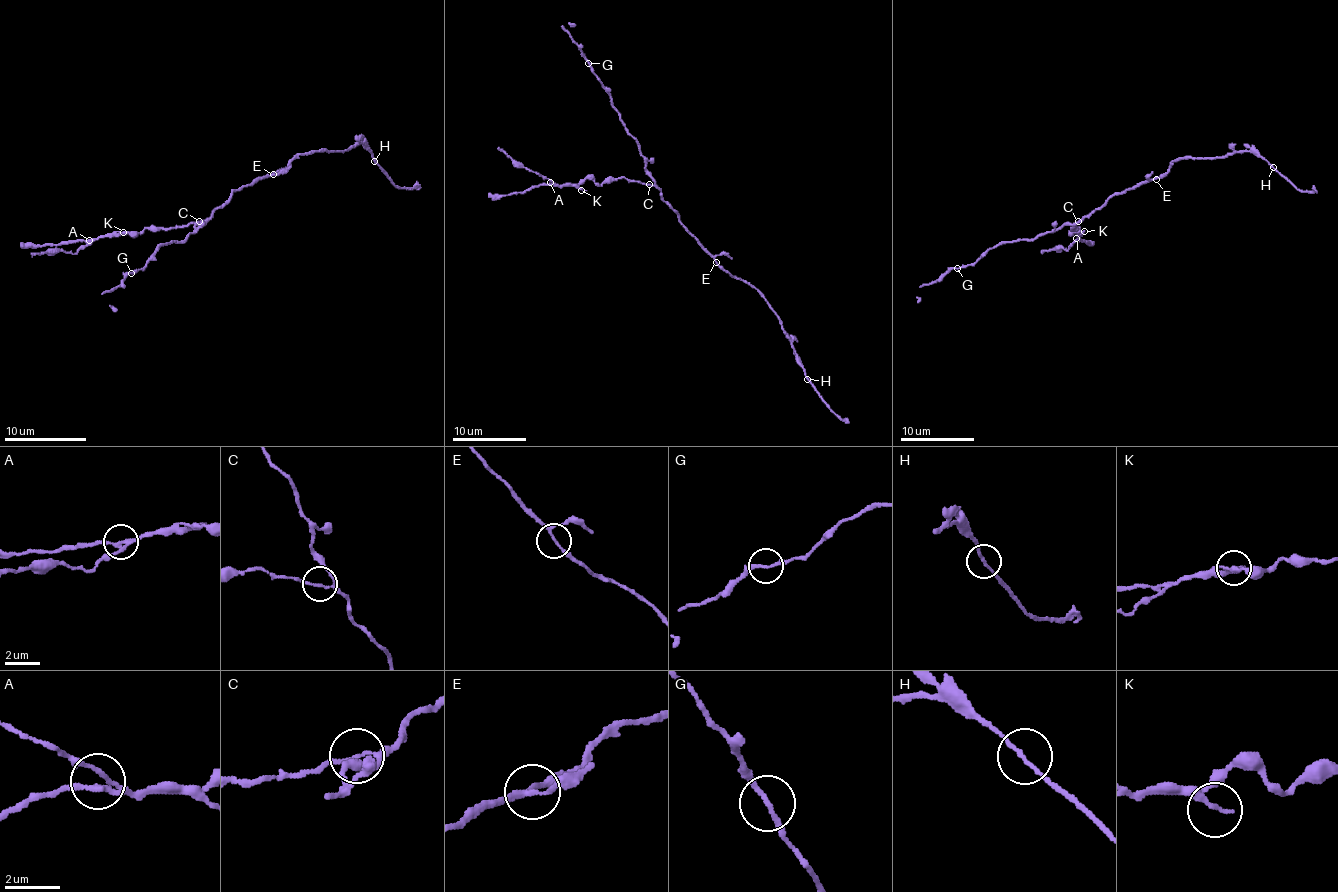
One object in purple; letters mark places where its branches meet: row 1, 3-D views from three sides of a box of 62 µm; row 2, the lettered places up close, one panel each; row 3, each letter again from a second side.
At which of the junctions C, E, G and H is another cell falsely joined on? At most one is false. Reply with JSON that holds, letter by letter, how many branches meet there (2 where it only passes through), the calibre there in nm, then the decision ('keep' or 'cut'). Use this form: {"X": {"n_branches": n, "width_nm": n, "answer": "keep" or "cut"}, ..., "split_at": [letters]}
{"C": {"n_branches": 3, "width_nm": 120, "answer": "cut"}, "E": {"n_branches": 3, "width_nm": 160, "answer": "keep"}, "G": {"n_branches": 2, "width_nm": 170, "answer": "keep"}, "H": {"n_branches": 2, "width_nm": 140, "answer": "keep"}, "split_at": ["C"]}

